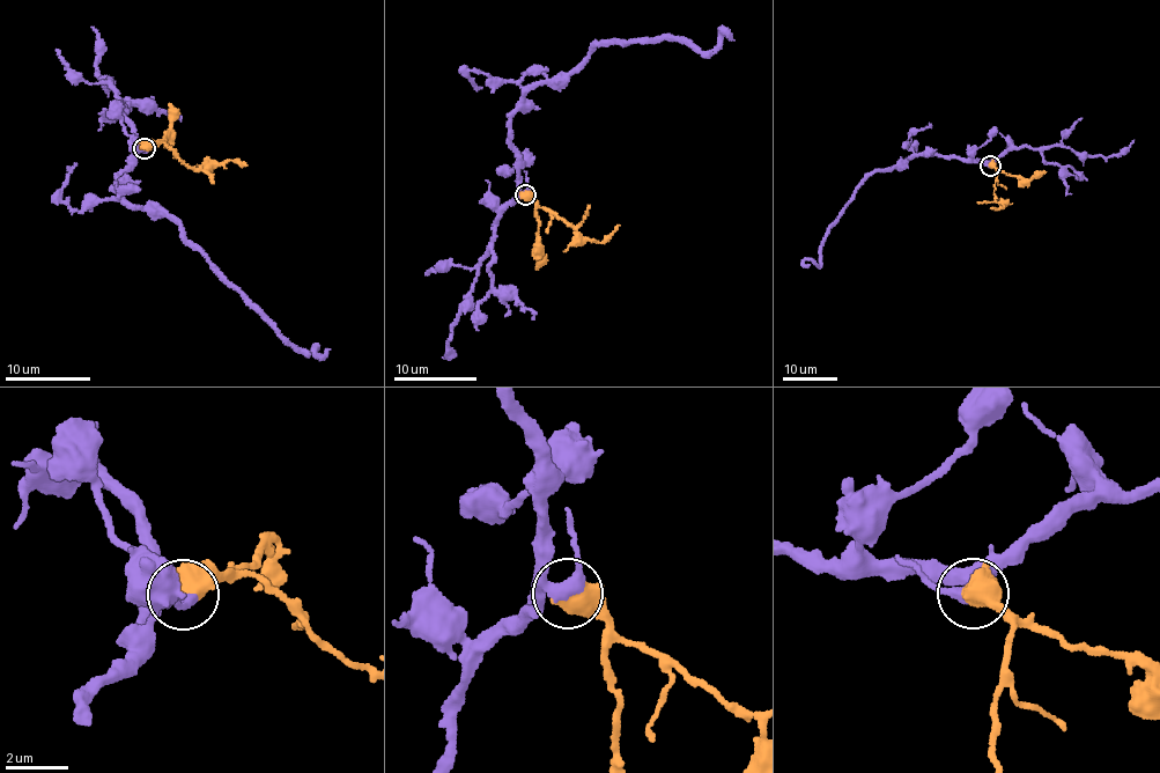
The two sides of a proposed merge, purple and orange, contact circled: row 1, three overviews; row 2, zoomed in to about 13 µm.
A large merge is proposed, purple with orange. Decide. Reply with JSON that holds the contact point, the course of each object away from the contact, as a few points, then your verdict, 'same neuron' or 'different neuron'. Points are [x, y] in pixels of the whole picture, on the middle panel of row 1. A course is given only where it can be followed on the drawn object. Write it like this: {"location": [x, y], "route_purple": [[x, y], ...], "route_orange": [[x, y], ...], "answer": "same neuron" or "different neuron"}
{"location": [525, 194], "route_purple": [[525, 193], [511, 142], [522, 96], [564, 78], [591, 48], [667, 36], [711, 52], [724, 30], [734, 41]], "route_orange": [[525, 193], [563, 219], [581, 237], [600, 243], [619, 225]], "answer": "same neuron"}

